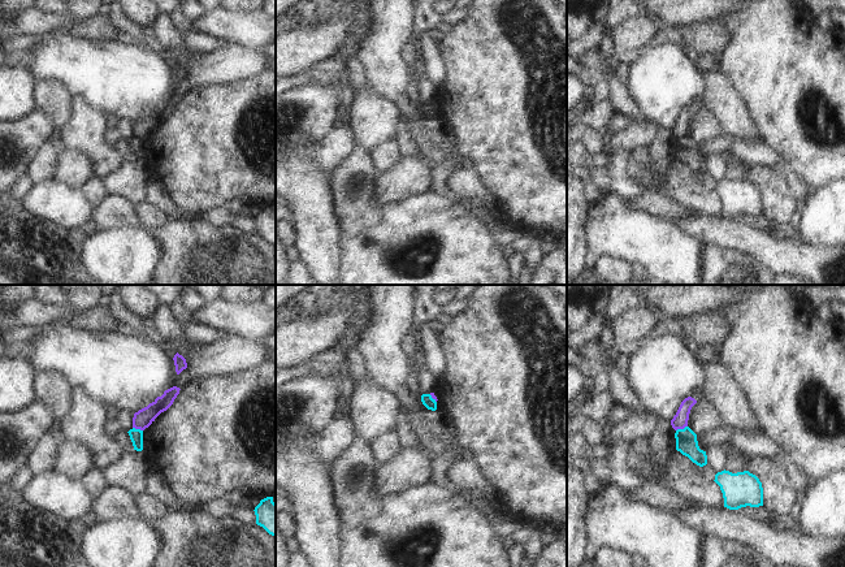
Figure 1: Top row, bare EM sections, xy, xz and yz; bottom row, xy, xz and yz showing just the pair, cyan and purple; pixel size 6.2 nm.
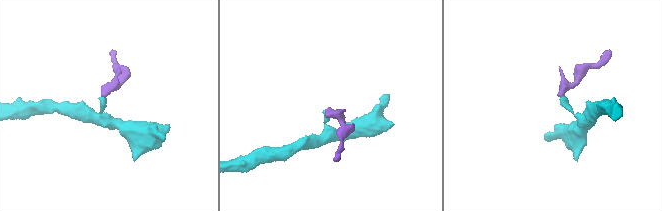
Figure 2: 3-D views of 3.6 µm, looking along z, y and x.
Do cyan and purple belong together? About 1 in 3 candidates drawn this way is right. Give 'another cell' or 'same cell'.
another cell

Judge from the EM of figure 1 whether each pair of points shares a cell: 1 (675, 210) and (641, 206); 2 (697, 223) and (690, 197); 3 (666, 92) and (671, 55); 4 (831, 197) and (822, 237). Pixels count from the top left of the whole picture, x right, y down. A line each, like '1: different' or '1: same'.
1: same
2: different
3: same
4: same

